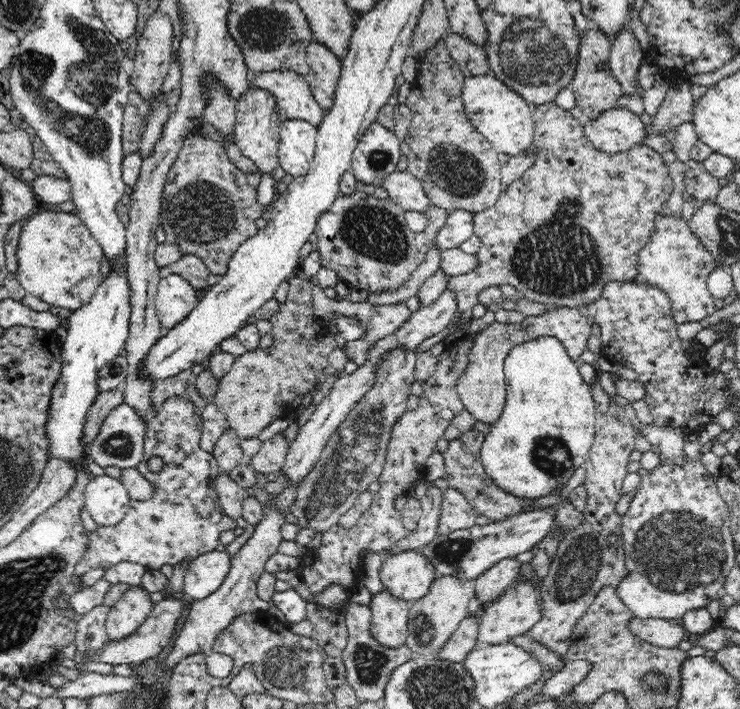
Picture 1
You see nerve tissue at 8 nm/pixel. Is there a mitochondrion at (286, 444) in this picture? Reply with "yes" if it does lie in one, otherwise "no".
no

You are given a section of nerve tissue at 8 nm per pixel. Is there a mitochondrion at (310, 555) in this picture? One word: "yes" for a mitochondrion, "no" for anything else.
no

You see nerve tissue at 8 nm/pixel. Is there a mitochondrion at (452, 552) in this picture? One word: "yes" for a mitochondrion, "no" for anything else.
yes

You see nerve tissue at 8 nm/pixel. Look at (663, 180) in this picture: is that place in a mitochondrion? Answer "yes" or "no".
no

